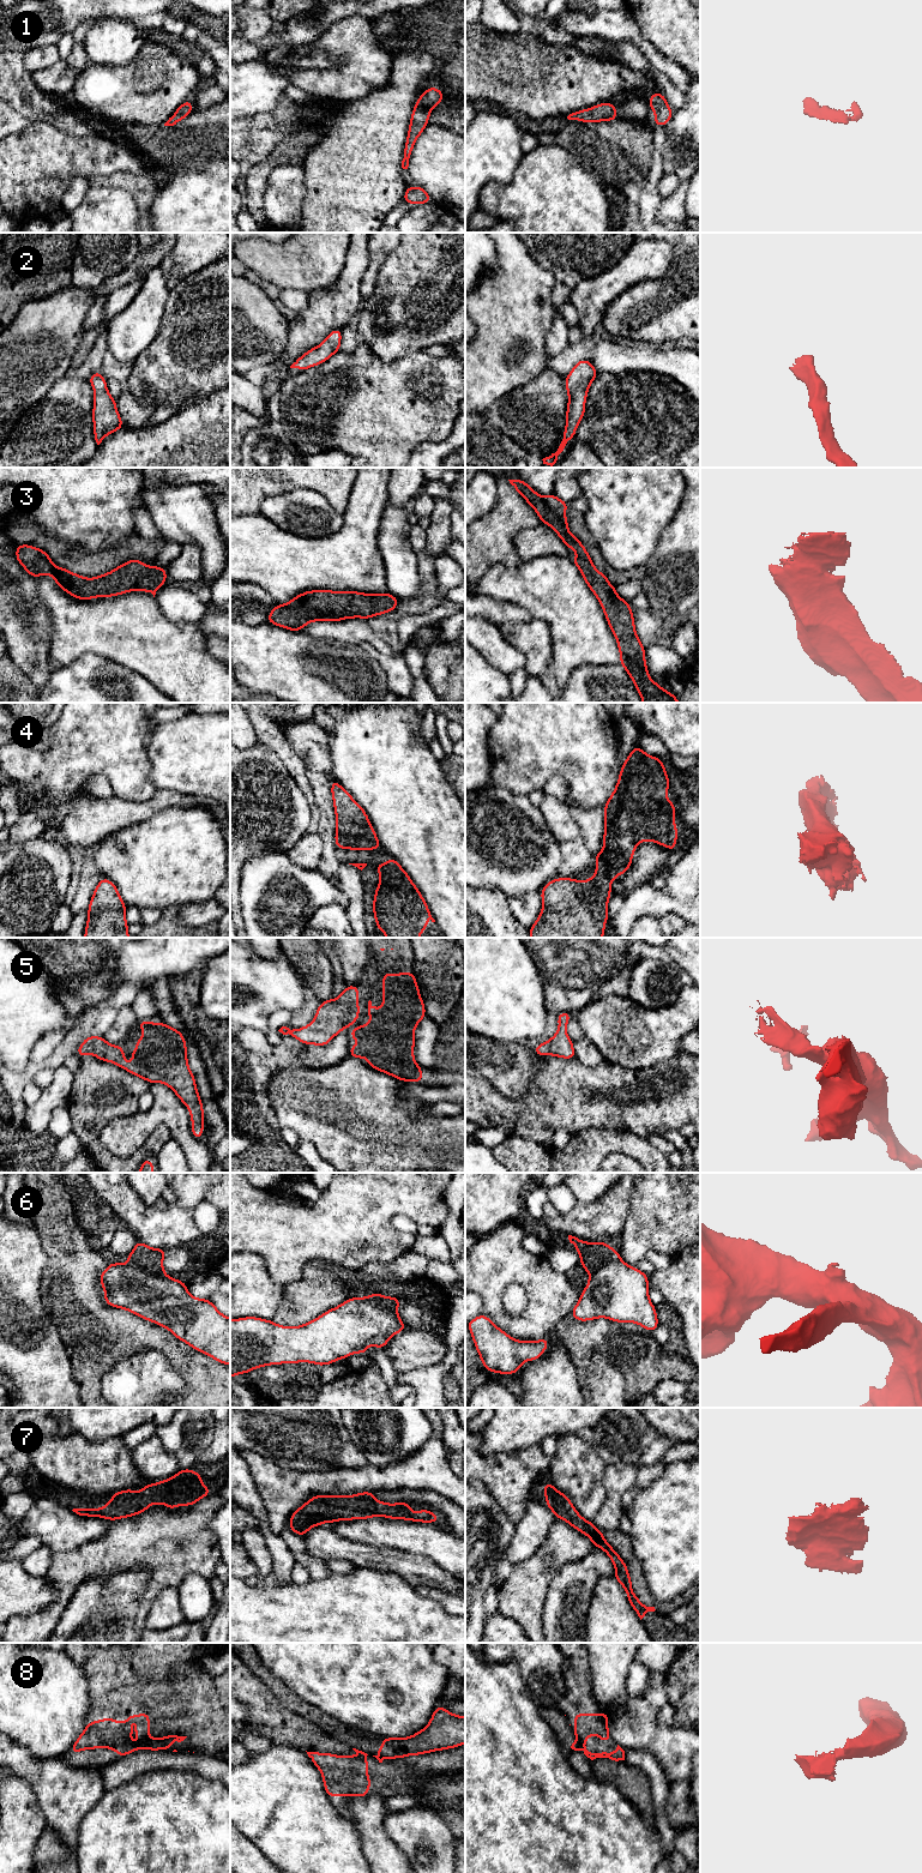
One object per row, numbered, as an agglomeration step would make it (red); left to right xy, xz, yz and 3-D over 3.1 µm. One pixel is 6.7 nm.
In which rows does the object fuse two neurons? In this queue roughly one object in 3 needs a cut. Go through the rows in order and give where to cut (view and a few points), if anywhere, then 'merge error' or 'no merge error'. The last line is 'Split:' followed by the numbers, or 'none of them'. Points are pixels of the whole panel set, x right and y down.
1: no cut | no merge error
2: no cut | no merge error
3: no cut | no merge error
4: no cut | no merge error
5: no cut | no merge error
6: yz (620, 1258), (608, 1260), (597, 1270), (594, 1275), (595, 1292) | merge error
7: no cut | no merge error
8: xy (150, 1740), (140, 1747) | merge error
Split: 6, 8

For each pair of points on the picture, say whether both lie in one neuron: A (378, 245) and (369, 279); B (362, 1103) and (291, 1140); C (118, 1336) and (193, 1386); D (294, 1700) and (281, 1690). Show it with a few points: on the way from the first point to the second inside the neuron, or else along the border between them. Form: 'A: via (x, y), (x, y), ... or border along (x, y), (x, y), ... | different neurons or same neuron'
A: via (378, 253), (372, 271) | same neuron
B: border along (281, 1127), (288, 1127), (300, 1138) | different neurons
C: via (140, 1336), (160, 1338), (185, 1363) | same neuron
D: via (290, 1699), (284, 1693) | same neuron

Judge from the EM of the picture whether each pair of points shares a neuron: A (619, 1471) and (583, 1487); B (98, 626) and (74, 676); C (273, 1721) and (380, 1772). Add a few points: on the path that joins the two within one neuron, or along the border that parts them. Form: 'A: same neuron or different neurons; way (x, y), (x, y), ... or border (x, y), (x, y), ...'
A: different neurons; border (606, 1465), (603, 1470), (604, 1501), (601, 1505)
B: different neurons; border (113, 660), (85, 652), (71, 663), (60, 667)
C: same neuron; way (300, 1741), (318, 1744), (345, 1771), (354, 1772)

